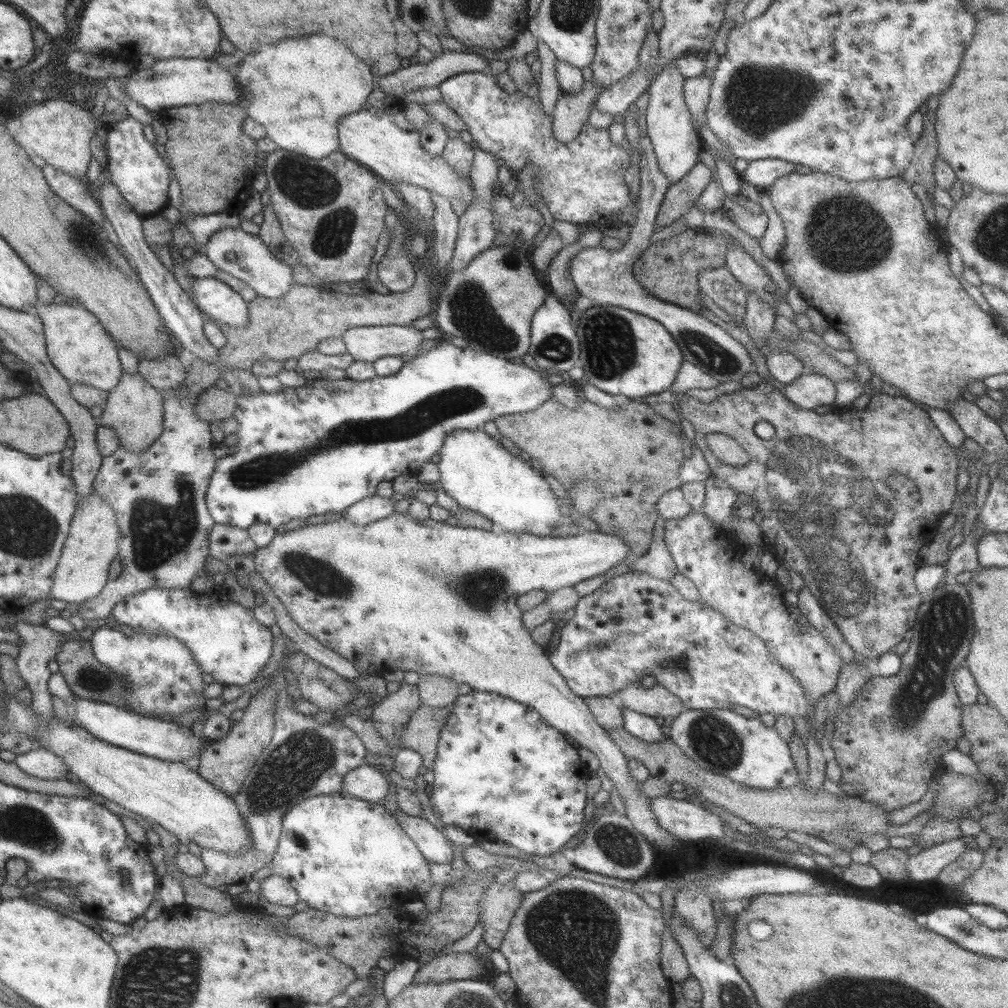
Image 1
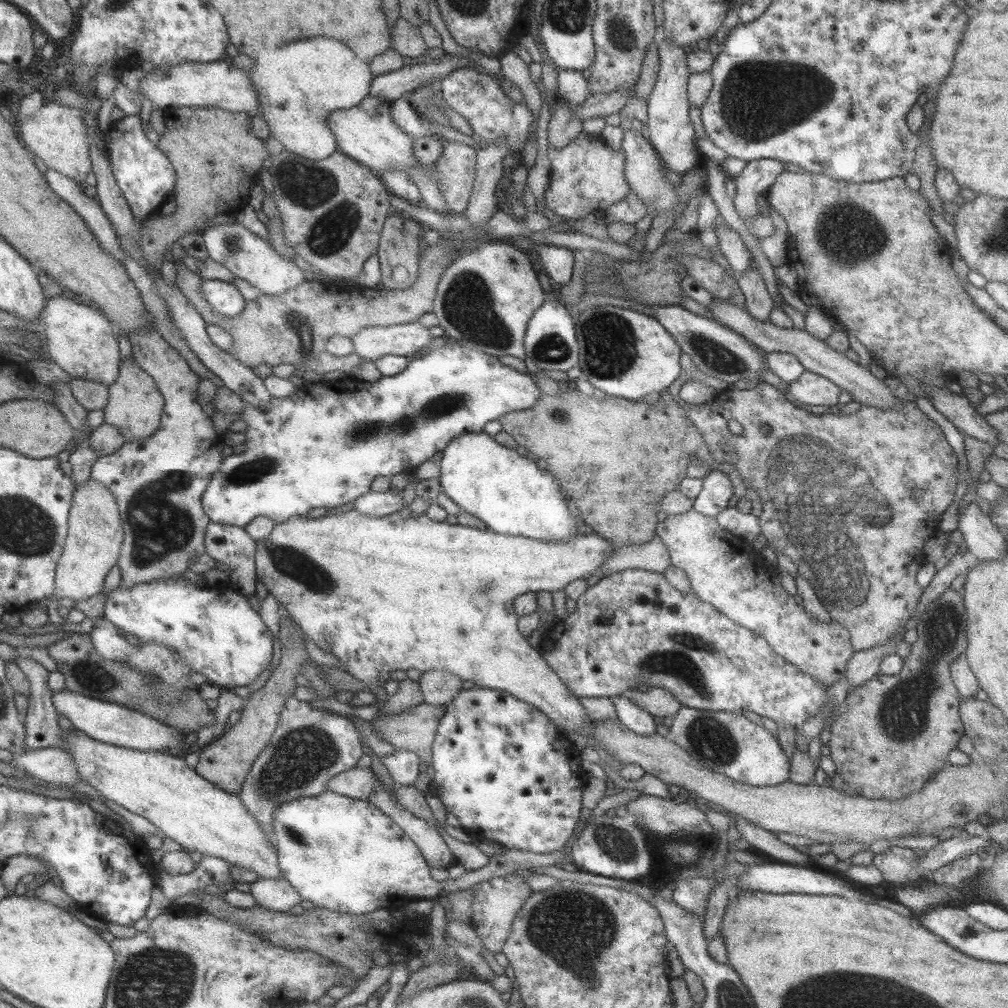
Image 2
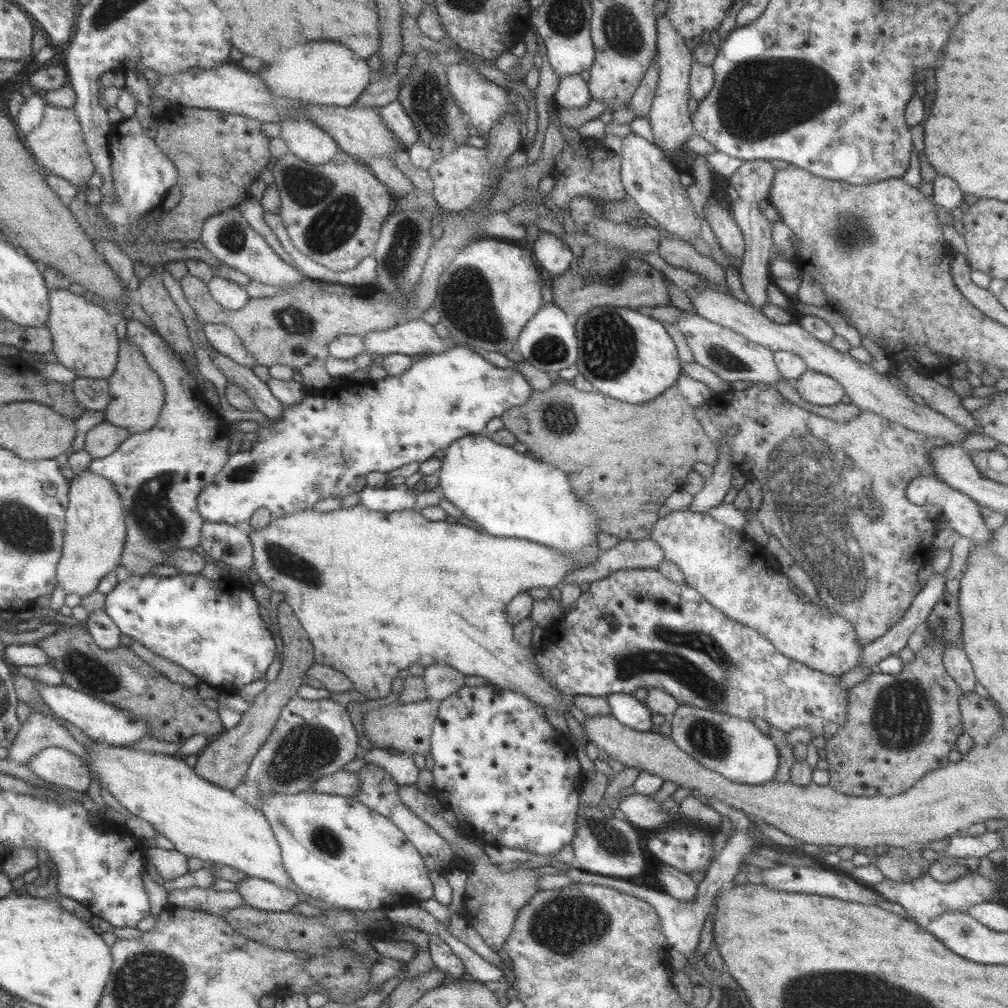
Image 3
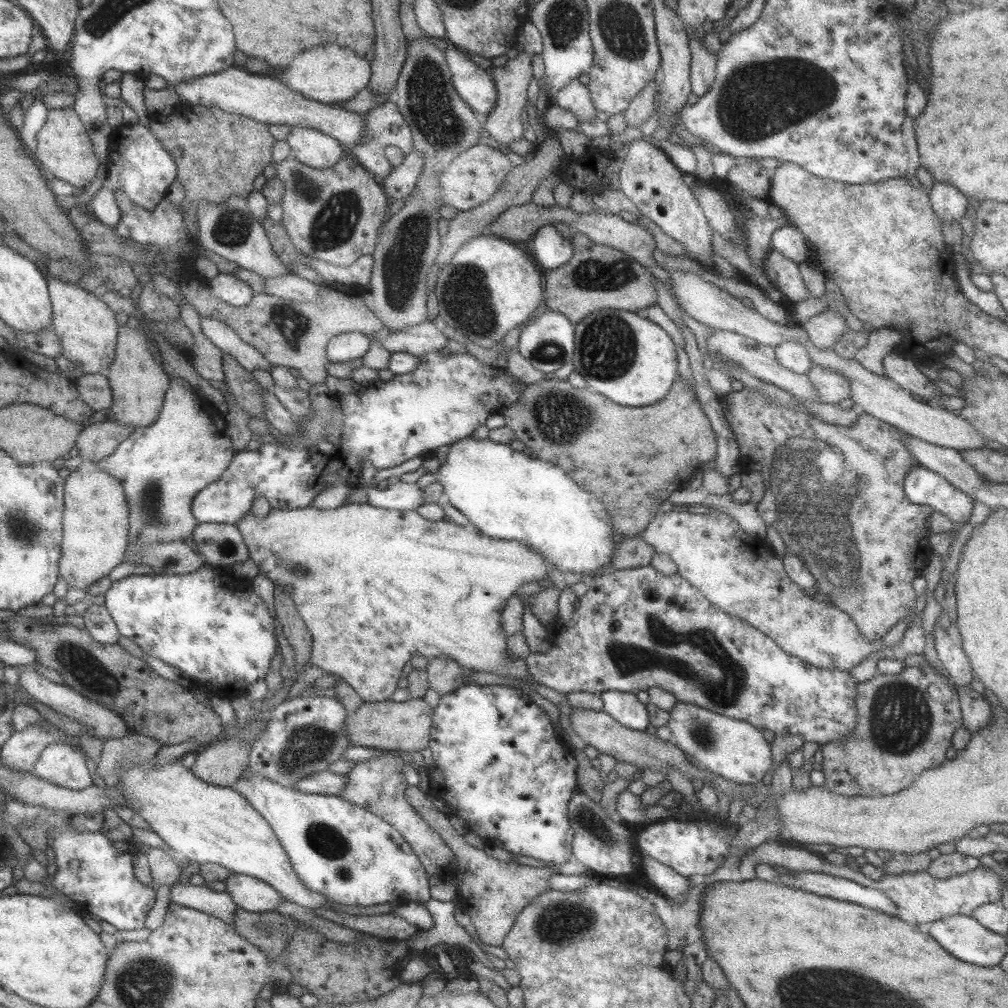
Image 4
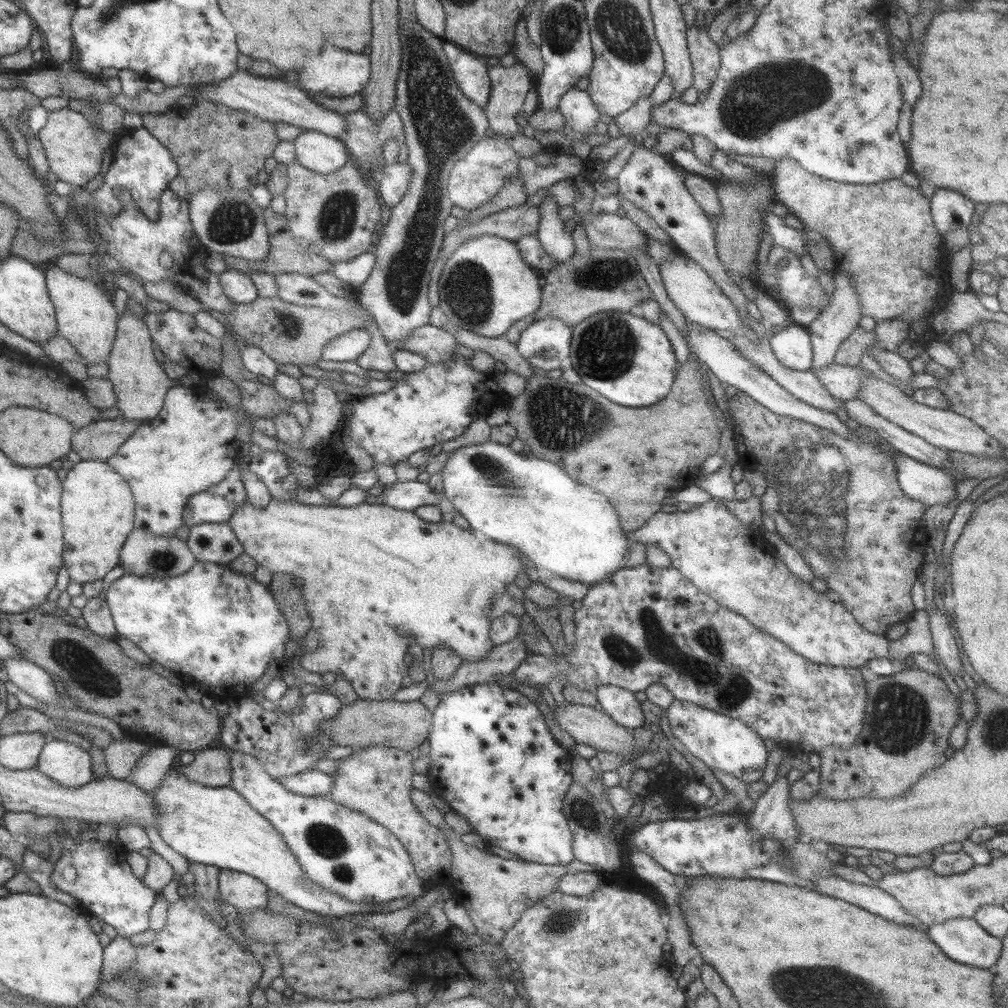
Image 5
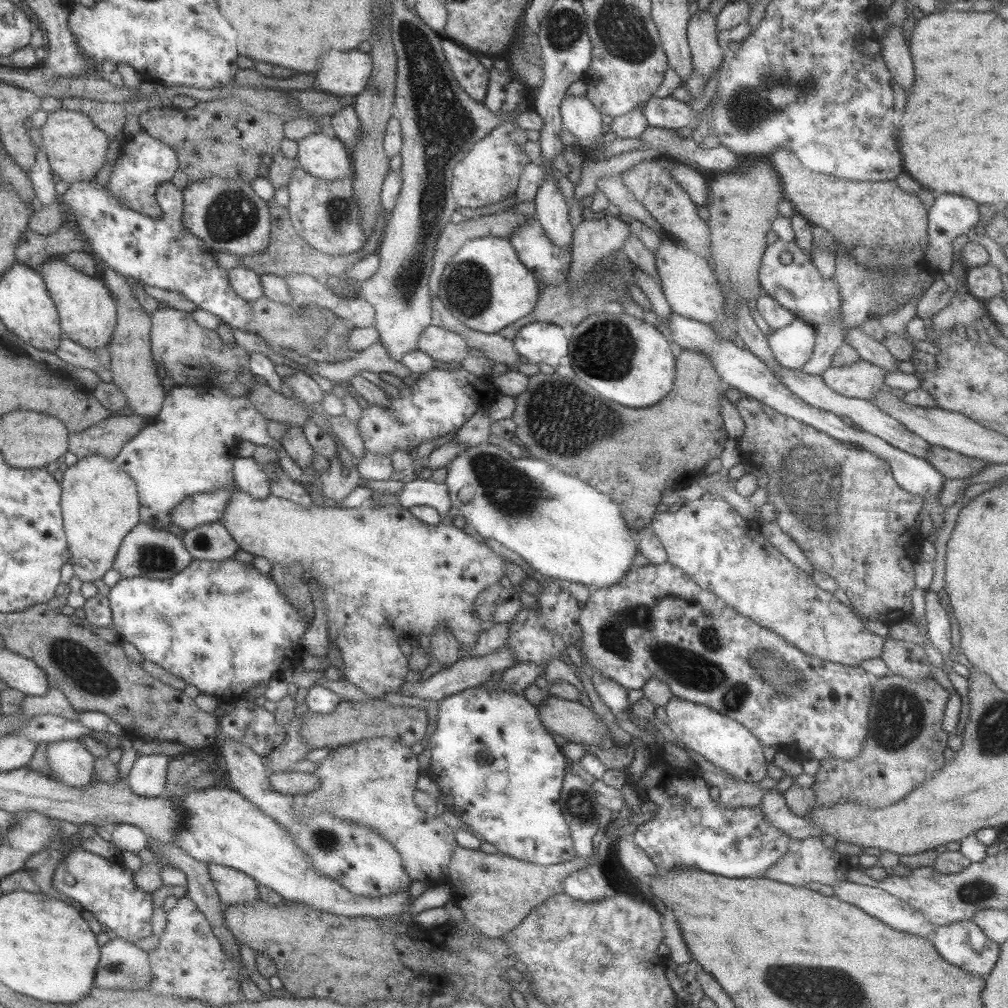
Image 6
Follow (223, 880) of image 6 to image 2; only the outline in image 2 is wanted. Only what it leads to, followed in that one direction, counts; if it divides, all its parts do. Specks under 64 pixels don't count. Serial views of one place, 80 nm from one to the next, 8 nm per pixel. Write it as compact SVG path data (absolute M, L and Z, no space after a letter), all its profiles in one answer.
M259 878L249 883L248 893L253 897L254 904L267 910L289 912L291 906L299 905L303 898L283 878Z

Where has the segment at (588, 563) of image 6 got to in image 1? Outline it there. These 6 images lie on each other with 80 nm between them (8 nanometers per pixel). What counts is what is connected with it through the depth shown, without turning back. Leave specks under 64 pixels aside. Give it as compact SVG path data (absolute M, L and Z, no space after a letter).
M482 429L452 430L445 435L438 453L438 483L460 508L481 514L505 532L551 536L552 530L562 524L562 508L541 474Z

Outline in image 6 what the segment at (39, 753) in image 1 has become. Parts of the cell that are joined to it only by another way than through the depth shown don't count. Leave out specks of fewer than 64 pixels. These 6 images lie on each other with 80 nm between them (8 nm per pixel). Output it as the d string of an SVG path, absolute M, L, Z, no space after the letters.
M74 739L47 744L45 758L49 762L49 775L55 775L62 784L75 789L83 789L89 786L91 775L94 774L94 757L81 746L81 742Z

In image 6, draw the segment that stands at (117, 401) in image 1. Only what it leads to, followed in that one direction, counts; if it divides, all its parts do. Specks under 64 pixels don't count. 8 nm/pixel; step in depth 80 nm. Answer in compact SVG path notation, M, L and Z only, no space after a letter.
M106 266L104 271L102 282L116 302L116 325L107 344L110 352L109 371L113 377L111 382L125 395L126 405L133 410L133 415L153 418L162 407L165 392L161 387L162 374L152 363L149 313L142 310L131 294L132 287L141 288L141 285L125 280Z

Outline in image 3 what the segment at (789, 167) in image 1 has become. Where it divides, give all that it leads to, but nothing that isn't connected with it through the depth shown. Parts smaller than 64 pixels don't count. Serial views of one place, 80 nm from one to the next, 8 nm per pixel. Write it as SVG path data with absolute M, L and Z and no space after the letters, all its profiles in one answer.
M770 160L742 161L740 166L726 179L726 184L730 184L735 190L735 195L730 198L730 214L739 227L744 240L745 252L743 252L742 264L737 270L739 281L747 296L747 304L755 308L757 312L761 312L761 306L767 304L765 287L771 282L768 263L770 262L772 244L772 222L767 220L763 213L757 209L757 203L763 198L768 198L774 170Z

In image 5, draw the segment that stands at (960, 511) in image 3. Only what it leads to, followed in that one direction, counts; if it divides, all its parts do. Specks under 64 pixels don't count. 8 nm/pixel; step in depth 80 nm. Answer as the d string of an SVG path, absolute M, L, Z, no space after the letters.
M903 453L894 454L896 481L905 496L927 507L953 500L953 478L943 469L929 466Z

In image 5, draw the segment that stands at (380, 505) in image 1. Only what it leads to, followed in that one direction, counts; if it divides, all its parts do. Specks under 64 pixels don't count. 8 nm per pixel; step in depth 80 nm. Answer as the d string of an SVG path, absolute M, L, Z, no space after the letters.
M416 479L407 482L397 481L395 485L383 489L381 504L395 507L397 510L413 511L417 506L437 505L440 495L442 500L443 495L438 495L429 483L418 482Z

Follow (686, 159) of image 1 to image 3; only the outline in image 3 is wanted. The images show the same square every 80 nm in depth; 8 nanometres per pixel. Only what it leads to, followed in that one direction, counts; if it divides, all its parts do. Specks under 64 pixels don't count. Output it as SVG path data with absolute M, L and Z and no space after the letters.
M663 13L656 18L656 61L658 64L658 83L656 91L645 120L650 122L654 143L667 158L676 166L682 157L683 142L691 134L695 134L690 116L687 113L687 100L691 98L689 79L692 63L692 51L685 46L685 42L671 26L669 17Z

